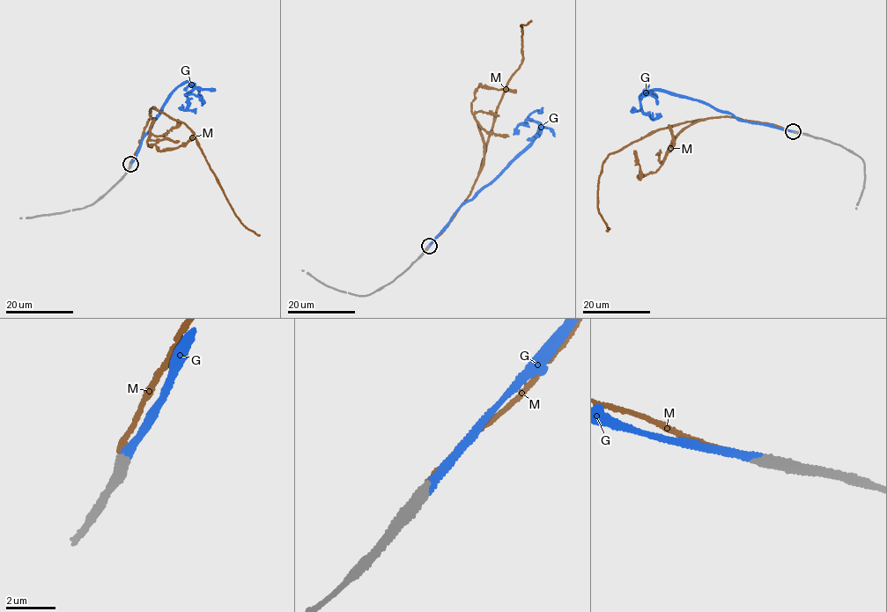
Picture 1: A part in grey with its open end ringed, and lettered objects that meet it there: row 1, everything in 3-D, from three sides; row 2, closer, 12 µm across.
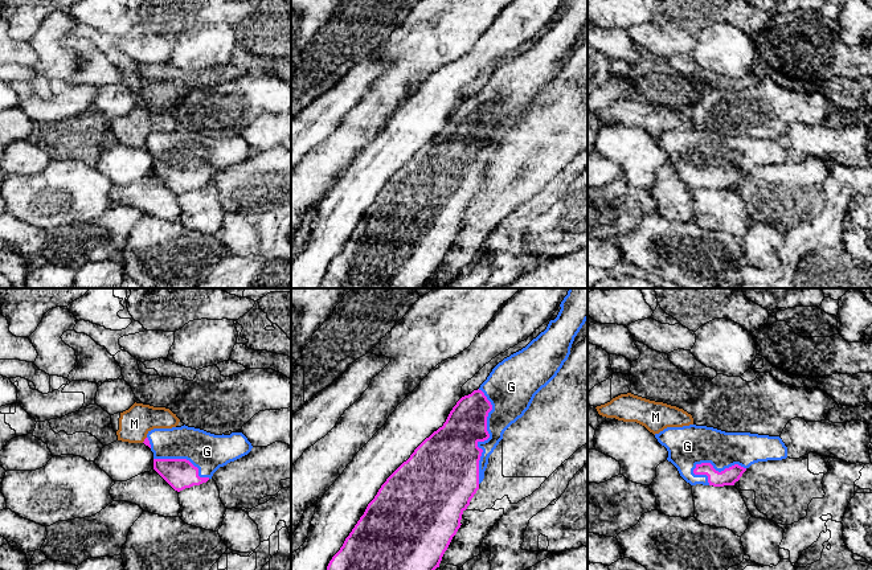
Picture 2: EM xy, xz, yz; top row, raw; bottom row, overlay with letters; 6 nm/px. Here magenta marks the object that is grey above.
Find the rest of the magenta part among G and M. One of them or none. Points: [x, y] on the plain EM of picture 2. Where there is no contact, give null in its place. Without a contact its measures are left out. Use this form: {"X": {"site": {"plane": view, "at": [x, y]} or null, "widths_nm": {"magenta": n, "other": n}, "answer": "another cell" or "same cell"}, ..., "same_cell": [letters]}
{"G": {"site": {"plane": "xz", "at": [487, 142]}, "widths_nm": {"magenta": 360, "other": 200}, "answer": "same cell"}, "M": {"site": {"plane": "xy", "at": [144, 143]}, "widths_nm": {"magenta": 40, "other": 190}, "answer": "another cell"}, "same_cell": ["G"]}

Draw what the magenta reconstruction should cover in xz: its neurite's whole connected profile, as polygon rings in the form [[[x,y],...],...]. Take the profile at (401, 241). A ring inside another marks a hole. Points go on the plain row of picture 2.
[[[565,0],[560,11],[561,13],[557,21],[549,25],[544,36],[533,42],[525,52],[499,66],[478,94],[474,94],[471,98],[462,101],[450,115],[443,130],[434,135],[429,142],[426,142],[414,153],[410,161],[386,183],[374,202],[368,208],[364,218],[360,221],[349,239],[345,242],[340,254],[329,265],[320,288],[422,288],[425,282],[429,280],[437,271],[439,271],[445,255],[447,254],[453,241],[457,238],[458,233],[462,229],[460,224],[463,216],[470,209],[471,202],[479,193],[479,188],[484,183],[484,175],[487,172],[490,159],[503,143],[504,135],[524,119],[524,116],[529,112],[535,99],[557,79],[570,58],[570,52],[574,41],[588,24],[588,0]]]

